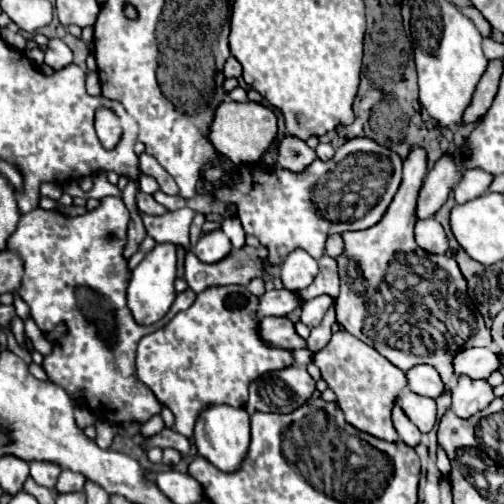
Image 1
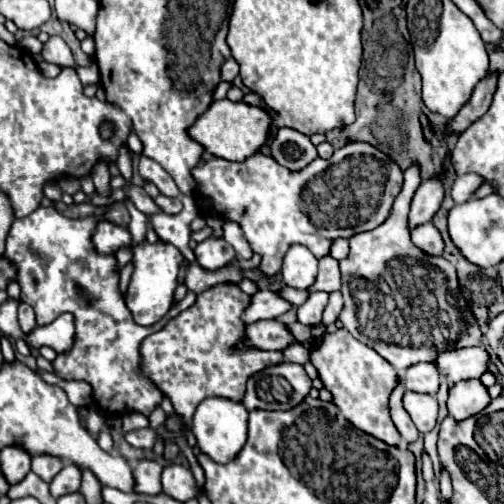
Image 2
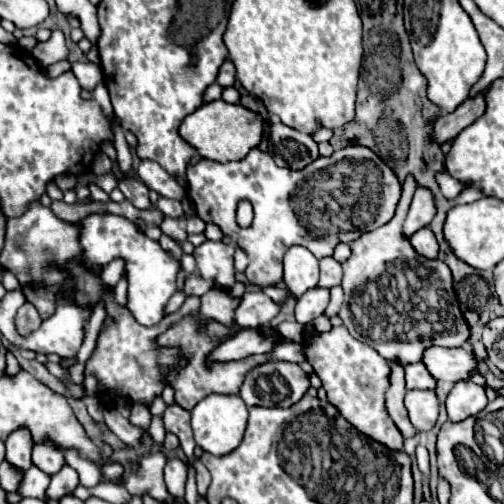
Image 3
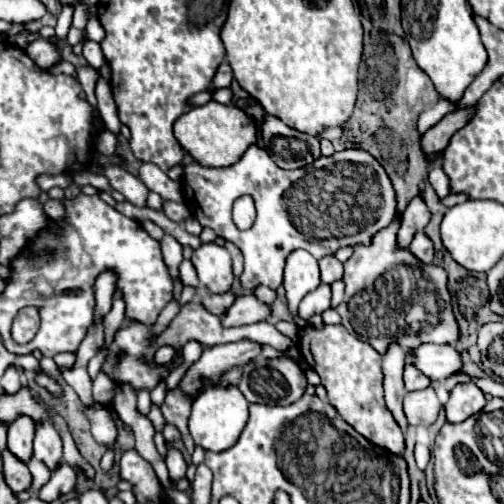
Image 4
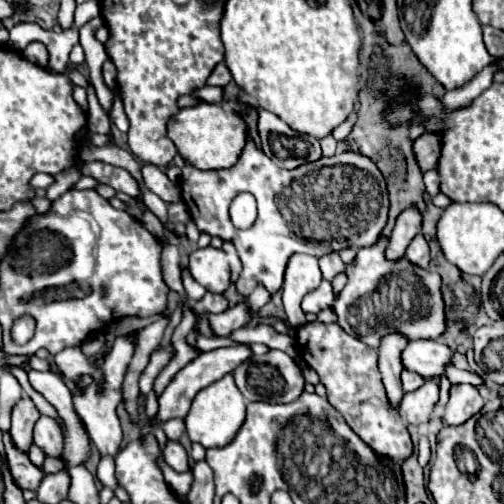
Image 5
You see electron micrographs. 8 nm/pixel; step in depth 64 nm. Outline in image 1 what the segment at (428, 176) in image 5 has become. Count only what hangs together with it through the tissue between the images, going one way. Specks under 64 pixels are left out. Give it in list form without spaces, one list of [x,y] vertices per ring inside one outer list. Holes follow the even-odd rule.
[[[468,168],[454,188],[454,196],[458,204],[464,204],[468,200],[474,200],[488,192],[488,186],[492,184],[494,176],[490,172],[484,172],[482,168]]]

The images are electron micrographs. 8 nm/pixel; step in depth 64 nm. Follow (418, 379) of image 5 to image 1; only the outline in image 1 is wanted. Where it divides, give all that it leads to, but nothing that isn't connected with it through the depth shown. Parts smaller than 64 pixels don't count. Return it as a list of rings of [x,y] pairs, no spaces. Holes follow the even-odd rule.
[[[420,364],[412,370],[408,370],[408,388],[420,396],[428,396],[428,398],[436,398],[444,392],[444,384],[440,380],[440,374],[436,372],[436,368],[428,366],[428,364]]]

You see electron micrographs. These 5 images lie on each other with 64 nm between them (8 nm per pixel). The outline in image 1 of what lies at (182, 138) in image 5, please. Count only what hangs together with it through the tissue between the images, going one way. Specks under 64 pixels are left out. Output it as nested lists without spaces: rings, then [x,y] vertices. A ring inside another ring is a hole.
[[[224,100],[216,110],[214,122],[210,124],[210,142],[222,156],[230,158],[236,166],[256,164],[266,154],[268,146],[276,140],[276,136],[278,136],[276,114],[258,102]]]

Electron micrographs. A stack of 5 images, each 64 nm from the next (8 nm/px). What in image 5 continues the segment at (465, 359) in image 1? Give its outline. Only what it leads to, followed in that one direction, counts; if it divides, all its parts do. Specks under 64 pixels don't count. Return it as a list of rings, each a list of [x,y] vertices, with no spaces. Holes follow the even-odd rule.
[[[414,340],[408,342],[406,350],[402,352],[402,362],[404,368],[418,372],[426,380],[440,378],[444,368],[452,362],[452,350],[434,340]]]

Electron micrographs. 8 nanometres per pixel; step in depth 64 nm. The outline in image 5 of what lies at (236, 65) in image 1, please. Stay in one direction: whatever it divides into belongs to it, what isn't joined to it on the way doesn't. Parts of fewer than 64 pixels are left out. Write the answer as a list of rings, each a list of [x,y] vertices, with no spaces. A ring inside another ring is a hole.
[[[220,62],[220,64],[214,68],[212,76],[208,78],[208,84],[210,84],[210,86],[226,86],[230,80],[232,80],[232,74],[230,74],[228,66],[226,66],[224,62]]]

